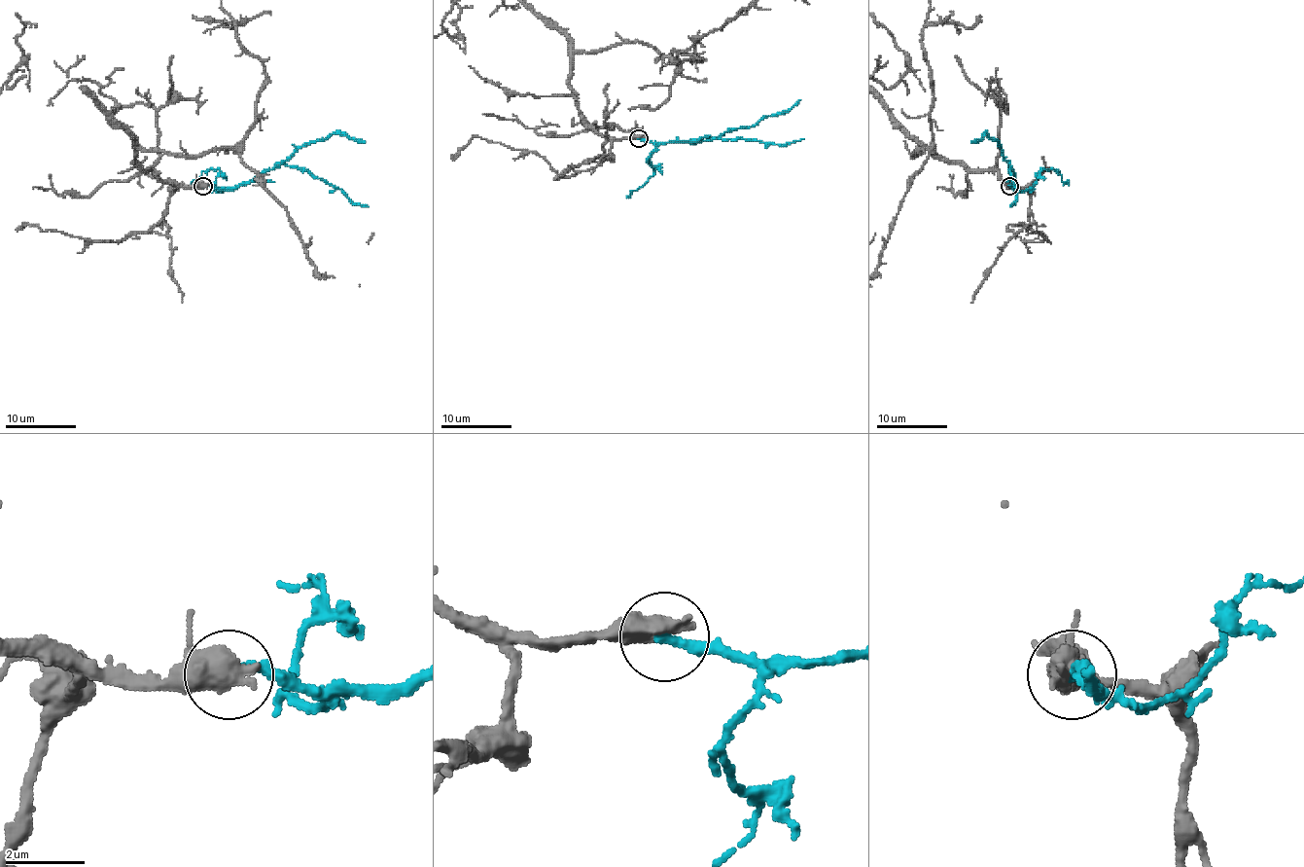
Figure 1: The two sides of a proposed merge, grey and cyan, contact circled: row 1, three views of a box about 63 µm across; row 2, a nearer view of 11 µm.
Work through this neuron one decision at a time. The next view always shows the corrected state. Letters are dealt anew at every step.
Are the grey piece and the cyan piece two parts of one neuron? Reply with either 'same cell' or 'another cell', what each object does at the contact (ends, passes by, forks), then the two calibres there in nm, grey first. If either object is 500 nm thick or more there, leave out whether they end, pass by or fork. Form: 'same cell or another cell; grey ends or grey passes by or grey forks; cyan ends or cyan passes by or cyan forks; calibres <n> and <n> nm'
another cell; calibres 500 and 260 nm

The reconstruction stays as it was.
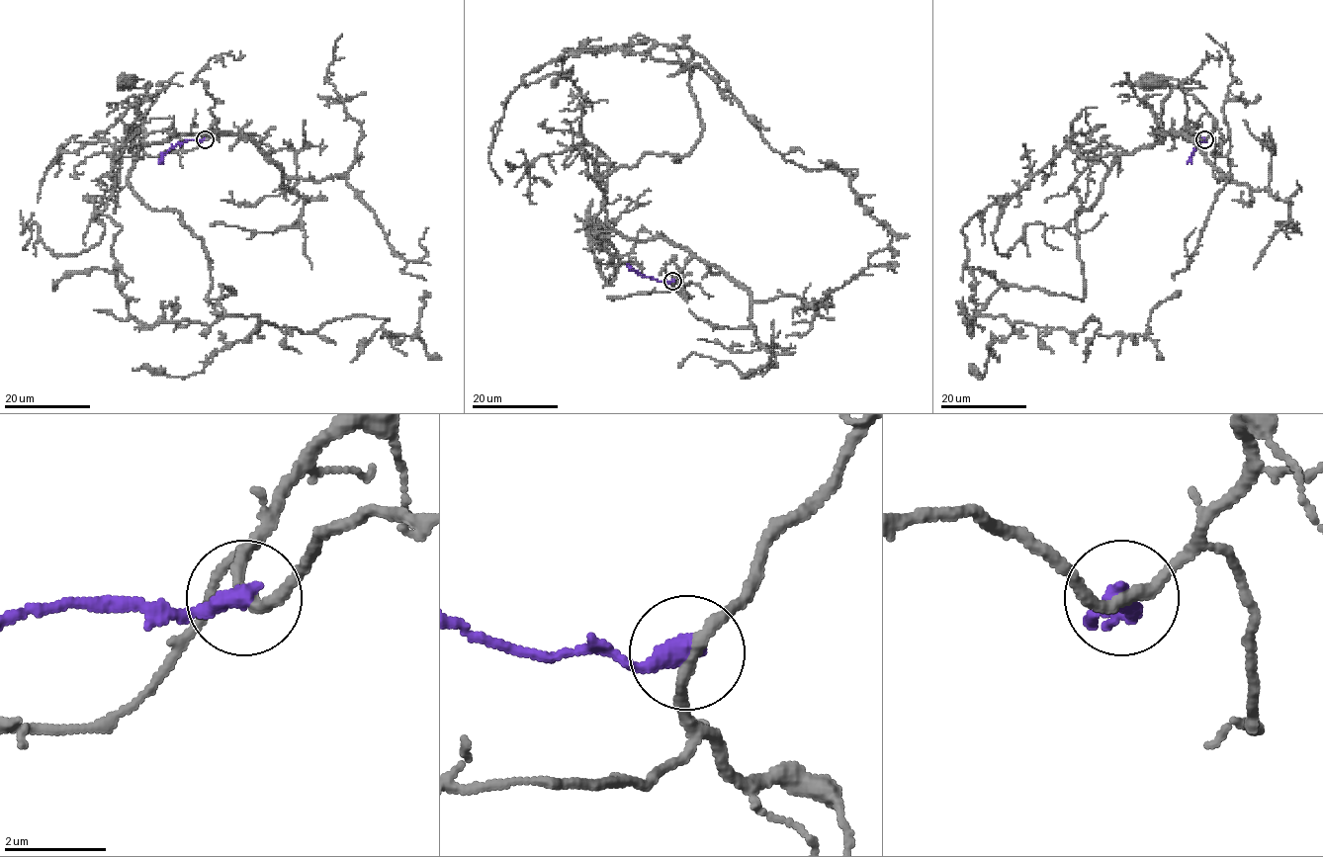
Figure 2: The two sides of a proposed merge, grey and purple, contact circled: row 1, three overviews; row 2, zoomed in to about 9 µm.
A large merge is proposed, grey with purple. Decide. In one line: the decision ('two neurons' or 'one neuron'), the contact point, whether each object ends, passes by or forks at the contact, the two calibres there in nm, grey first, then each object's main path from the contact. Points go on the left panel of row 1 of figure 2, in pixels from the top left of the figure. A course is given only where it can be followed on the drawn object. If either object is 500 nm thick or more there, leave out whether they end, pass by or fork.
two neurons | (205, 139) | grey passes by | purple ends | 240/440 nm | grey via (205, 139), (223, 132), (142, 142), (135, 128), (138, 101), (150, 85), (124, 83) | purple via (205, 139), (175, 144), (159, 163)

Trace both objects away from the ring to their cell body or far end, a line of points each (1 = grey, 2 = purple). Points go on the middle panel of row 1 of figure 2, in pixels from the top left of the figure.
1: (672, 282), (692, 257), (685, 249), (611, 235), (603, 239), (619, 257), (611, 281), (591, 232)
2: (672, 281), (644, 277), (627, 263)

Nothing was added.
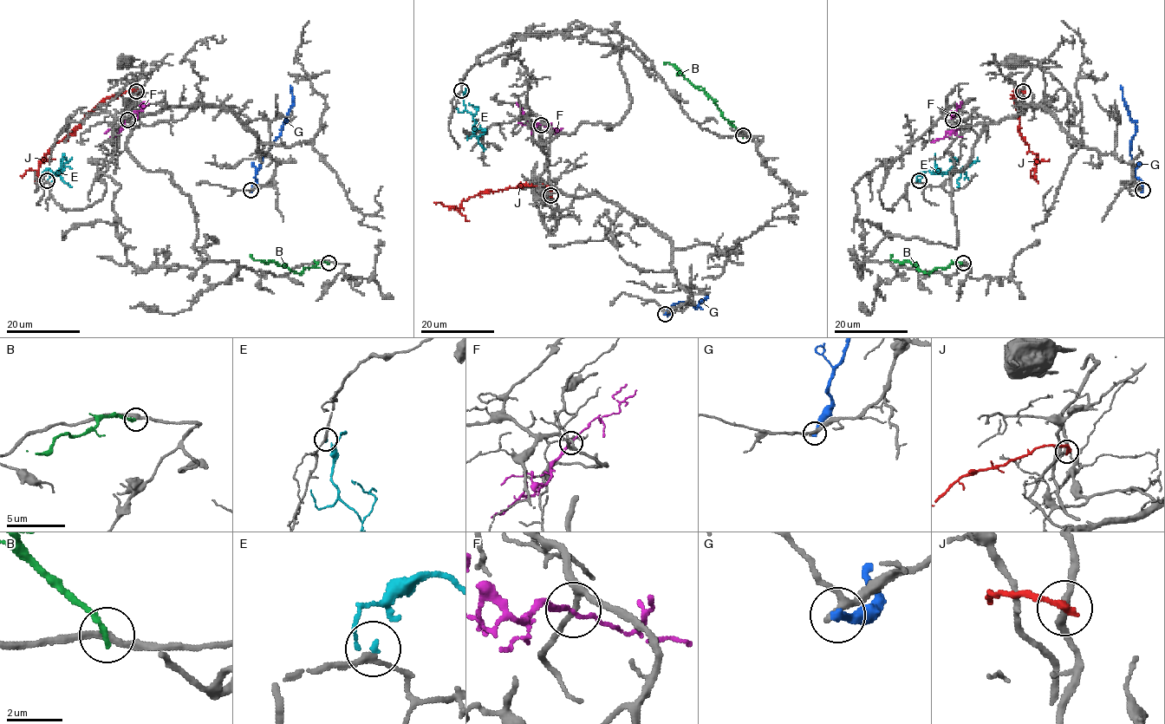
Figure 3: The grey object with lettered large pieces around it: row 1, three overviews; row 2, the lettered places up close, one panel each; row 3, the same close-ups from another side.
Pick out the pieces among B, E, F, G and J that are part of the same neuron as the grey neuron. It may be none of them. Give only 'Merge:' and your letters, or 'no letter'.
Merge: E

